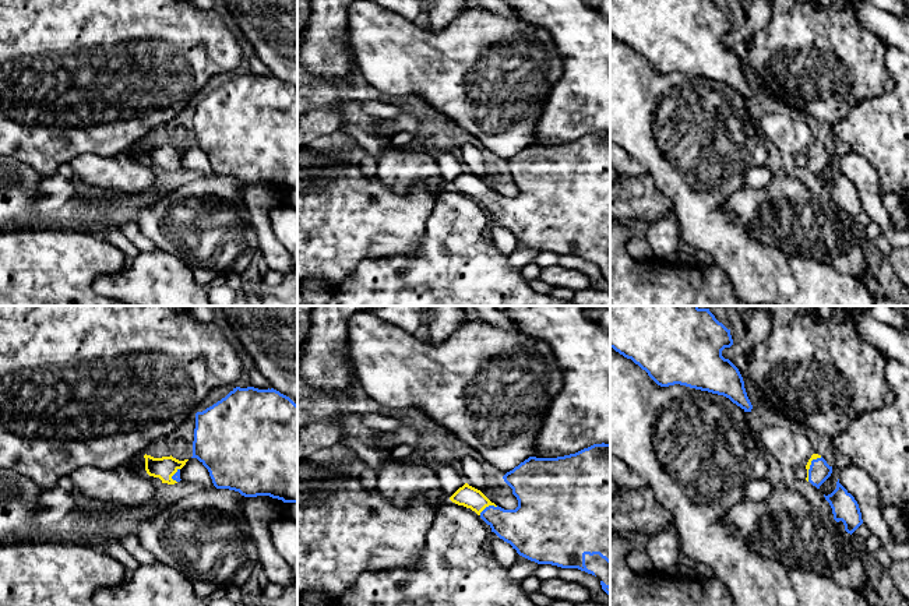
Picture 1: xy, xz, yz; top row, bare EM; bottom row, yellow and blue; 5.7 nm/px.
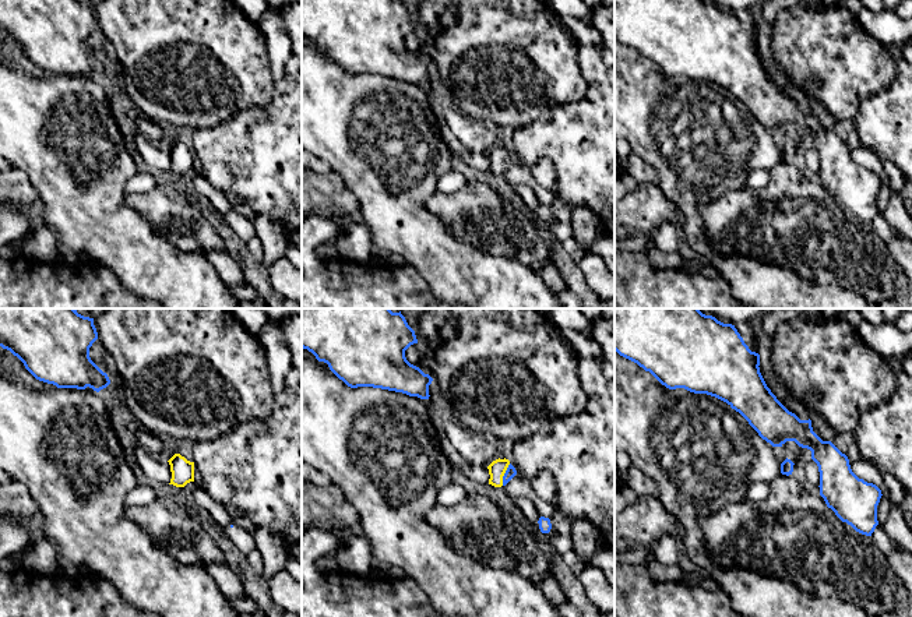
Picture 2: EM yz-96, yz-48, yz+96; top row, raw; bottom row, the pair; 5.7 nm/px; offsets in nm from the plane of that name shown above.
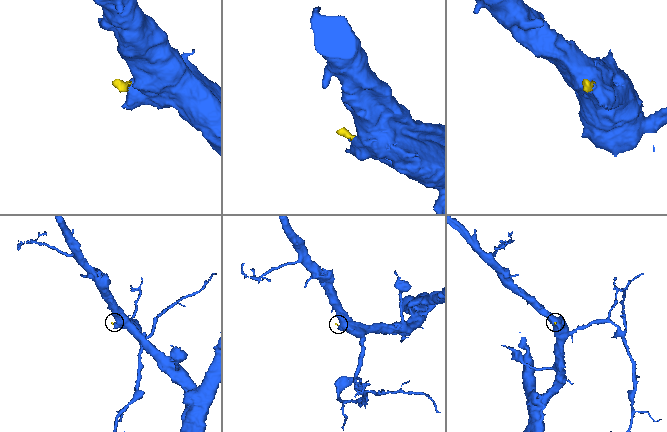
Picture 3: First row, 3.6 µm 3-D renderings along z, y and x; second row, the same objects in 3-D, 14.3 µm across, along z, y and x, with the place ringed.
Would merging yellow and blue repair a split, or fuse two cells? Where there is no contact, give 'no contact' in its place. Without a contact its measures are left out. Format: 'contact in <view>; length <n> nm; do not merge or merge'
contact in xz; length 120 nm; merge

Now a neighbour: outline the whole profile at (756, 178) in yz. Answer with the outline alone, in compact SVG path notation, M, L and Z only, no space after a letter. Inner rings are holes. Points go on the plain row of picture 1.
M764 165L760 168L751 168L744 176L744 186L751 189L767 189L774 173Z

